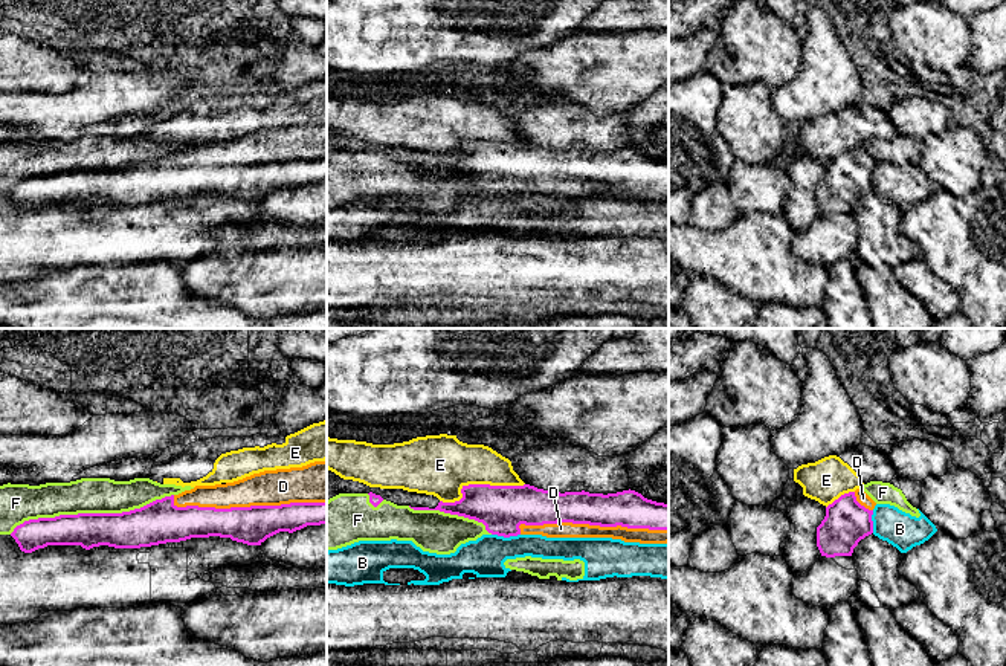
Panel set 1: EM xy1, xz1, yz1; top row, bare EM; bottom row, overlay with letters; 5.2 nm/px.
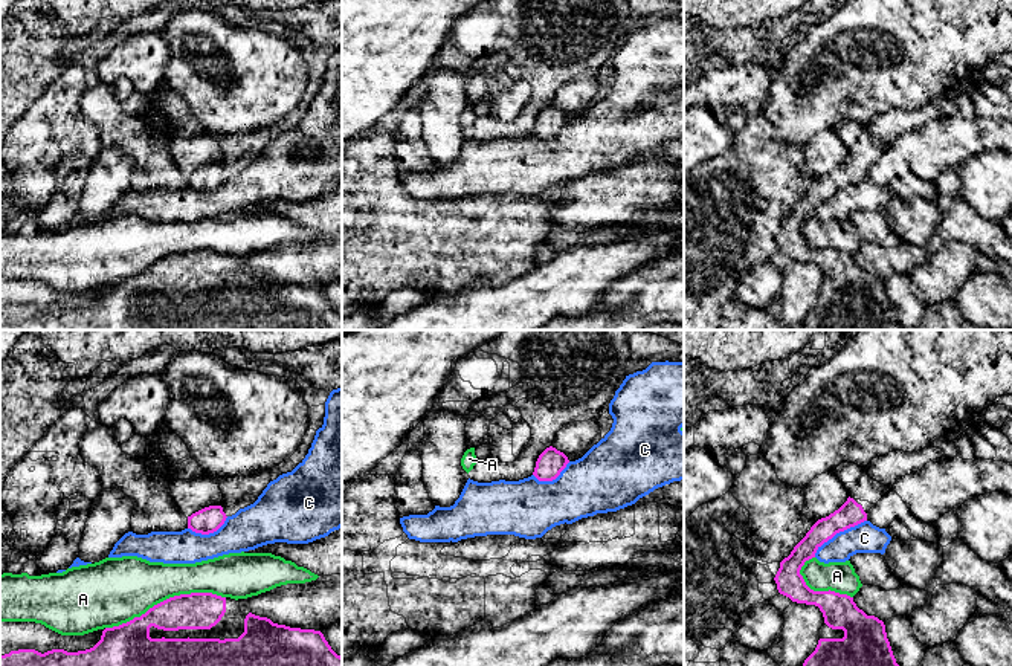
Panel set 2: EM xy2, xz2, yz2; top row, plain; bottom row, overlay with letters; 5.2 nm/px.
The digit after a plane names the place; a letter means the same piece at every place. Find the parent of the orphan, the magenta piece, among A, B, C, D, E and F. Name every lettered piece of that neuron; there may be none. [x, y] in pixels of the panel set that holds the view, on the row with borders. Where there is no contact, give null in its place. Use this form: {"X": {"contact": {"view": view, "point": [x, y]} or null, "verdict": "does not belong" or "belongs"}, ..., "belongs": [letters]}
{"A": {"contact": {"view": "xy2", "point": [167, 599]}, "verdict": "does not belong"}, "B": {"contact": {"view": "xz1", "point": [506, 536]}, "verdict": "does not belong"}, "C": {"contact": {"view": "yz2", "point": [838, 532]}, "verdict": "does not belong"}, "D": {"contact": {"view": "xy1", "point": [246, 507]}, "verdict": "belongs"}, "E": {"contact": {"view": "xz1", "point": [478, 484]}, "verdict": "does not belong"}, "F": {"contact": {"view": "xy1", "point": [90, 514]}, "verdict": "does not belong"}, "belongs": ["D"]}

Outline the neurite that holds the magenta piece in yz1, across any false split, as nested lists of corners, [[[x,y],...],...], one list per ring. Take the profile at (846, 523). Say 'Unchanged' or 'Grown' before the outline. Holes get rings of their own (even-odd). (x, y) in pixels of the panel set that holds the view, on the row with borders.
Grown. [[[863,489],[844,493],[829,504],[824,519],[817,527],[817,547],[821,556],[852,556],[858,542],[873,533],[875,506]]]

